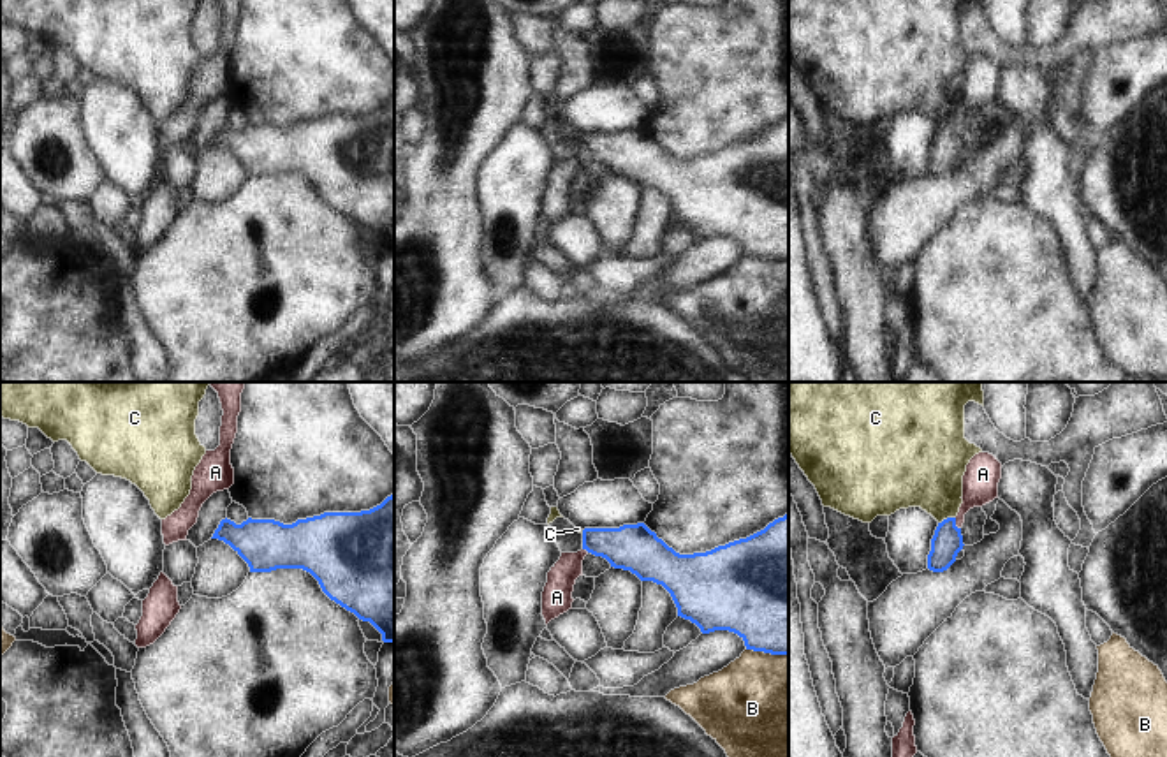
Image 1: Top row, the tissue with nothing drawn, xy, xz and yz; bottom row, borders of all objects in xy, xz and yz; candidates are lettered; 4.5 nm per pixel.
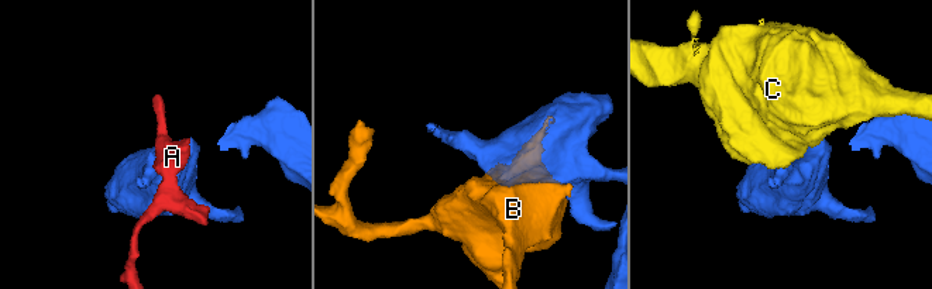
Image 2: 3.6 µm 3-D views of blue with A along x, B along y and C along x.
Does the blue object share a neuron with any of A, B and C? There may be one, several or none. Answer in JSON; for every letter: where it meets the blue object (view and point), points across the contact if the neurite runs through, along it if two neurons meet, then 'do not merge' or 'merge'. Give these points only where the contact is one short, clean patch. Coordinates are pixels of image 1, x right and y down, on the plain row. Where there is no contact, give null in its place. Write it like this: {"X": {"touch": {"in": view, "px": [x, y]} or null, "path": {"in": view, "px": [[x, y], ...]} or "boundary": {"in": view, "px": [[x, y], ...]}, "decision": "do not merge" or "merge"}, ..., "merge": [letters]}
{"A": {"touch": {"in": "yz", "px": [954, 129]}, "boundary": {"in": "yz", "px": [[954, 124], [960, 134]]}, "decision": "do not merge"}, "B": {"touch": {"in": "xz", "px": [768, 257]}, "decision": "do not merge"}, "C": {"touch": {"in": "yz", "px": [947, 124]}, "boundary": {"in": "yz", "px": [[954, 122], [947, 122], [939, 129]]}, "decision": "do not merge"}, "merge": []}

